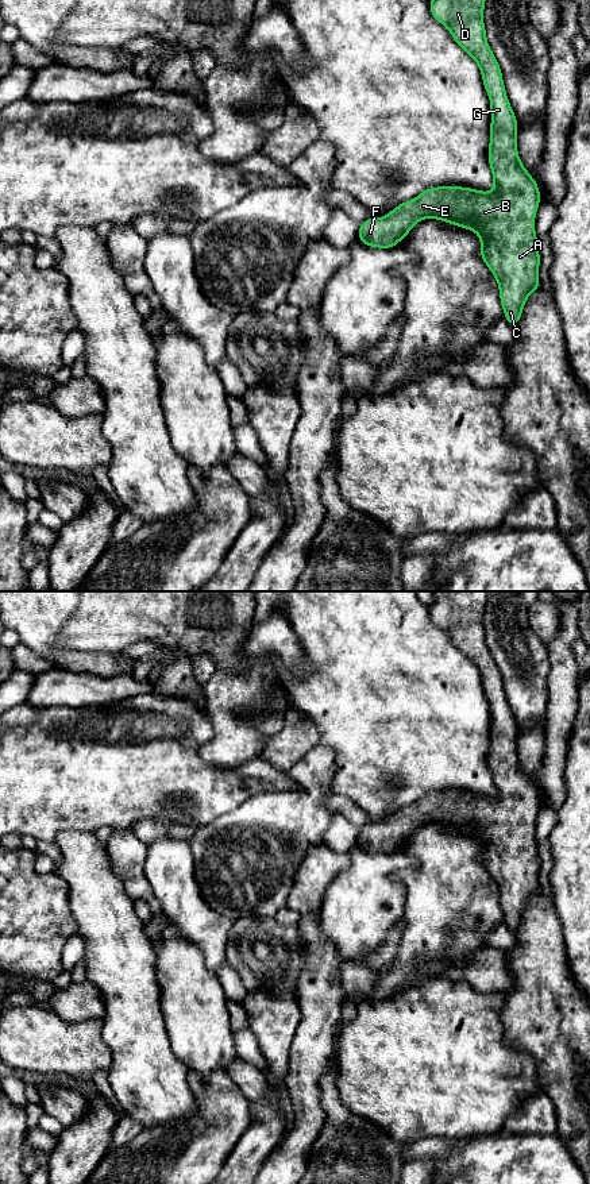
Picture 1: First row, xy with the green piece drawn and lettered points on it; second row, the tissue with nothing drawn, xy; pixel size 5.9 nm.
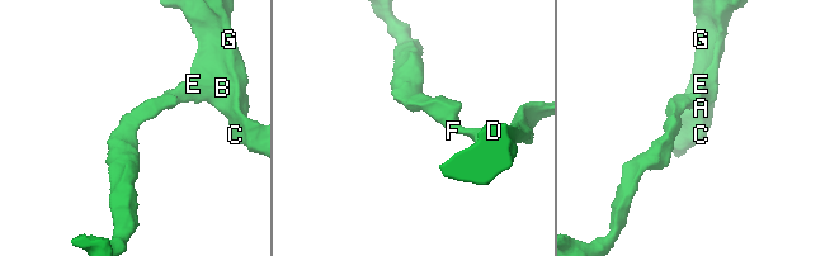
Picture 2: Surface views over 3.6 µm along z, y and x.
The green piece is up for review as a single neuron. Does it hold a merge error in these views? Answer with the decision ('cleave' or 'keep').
keep

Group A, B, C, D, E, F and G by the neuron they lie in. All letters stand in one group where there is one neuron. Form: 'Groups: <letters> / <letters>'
Groups: A B C D E F G

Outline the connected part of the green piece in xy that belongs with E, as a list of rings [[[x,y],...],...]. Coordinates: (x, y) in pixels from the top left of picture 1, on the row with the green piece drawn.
[[[431,0],[432,16],[451,32],[452,39],[478,63],[483,86],[490,99],[489,165],[494,180],[491,192],[463,186],[427,188],[416,198],[396,205],[385,217],[370,217],[359,224],[358,239],[370,247],[393,248],[421,219],[437,219],[459,228],[473,230],[481,239],[481,259],[493,273],[500,288],[500,301],[506,321],[516,327],[528,297],[539,289],[540,252],[535,216],[540,207],[540,189],[522,166],[517,153],[518,122],[502,81],[502,70],[487,43],[483,23],[486,0]]]

